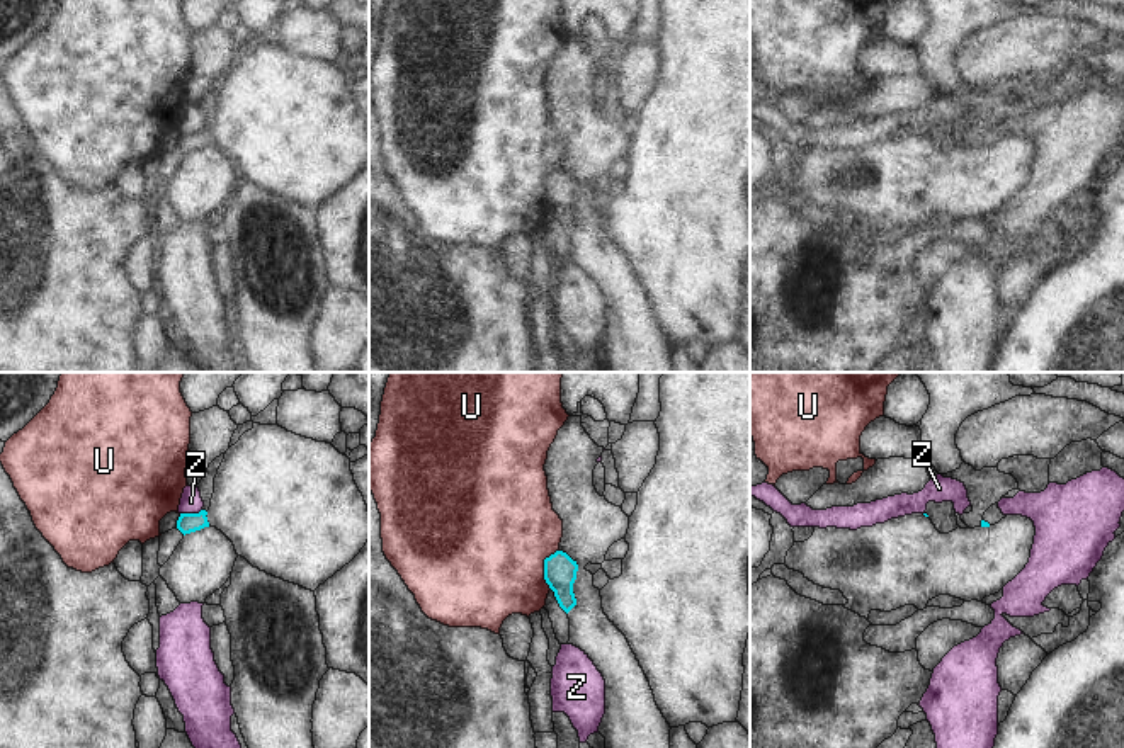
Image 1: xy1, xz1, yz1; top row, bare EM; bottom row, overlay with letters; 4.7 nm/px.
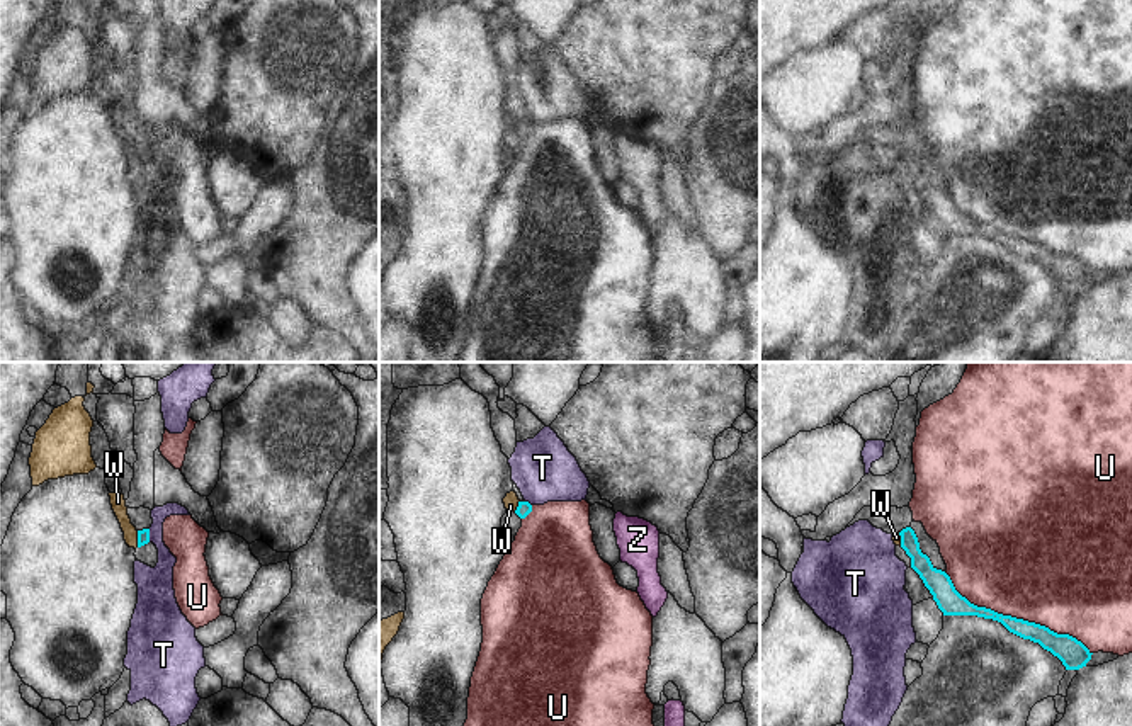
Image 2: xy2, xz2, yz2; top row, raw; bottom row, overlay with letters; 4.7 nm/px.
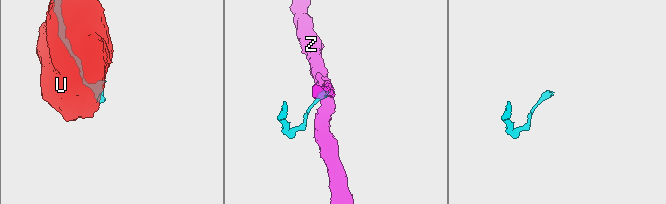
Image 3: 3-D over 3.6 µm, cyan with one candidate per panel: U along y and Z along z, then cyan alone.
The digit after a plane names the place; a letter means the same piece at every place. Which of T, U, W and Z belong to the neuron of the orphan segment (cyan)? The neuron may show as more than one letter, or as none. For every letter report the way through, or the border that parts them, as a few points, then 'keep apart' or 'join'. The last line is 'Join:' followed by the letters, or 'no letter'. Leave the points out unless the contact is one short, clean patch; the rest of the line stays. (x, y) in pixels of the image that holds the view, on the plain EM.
T: border along xy2 (148, 148), (150, 160); keep apart
U: keep apart
W: border along xy2 (136, 150), (138, 165); keep apart
Z: border along xy1 (201, 128), (181, 133); keep apart
Join: no letter

